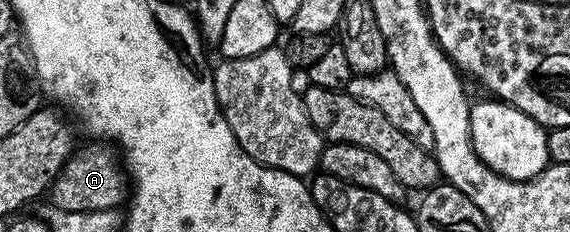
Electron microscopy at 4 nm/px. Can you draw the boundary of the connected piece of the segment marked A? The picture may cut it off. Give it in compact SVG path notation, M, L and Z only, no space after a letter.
M91 141L88 147L76 146L49 188L49 203L57 209L73 213L122 208L129 195L129 176L121 166L114 146L103 141Z

